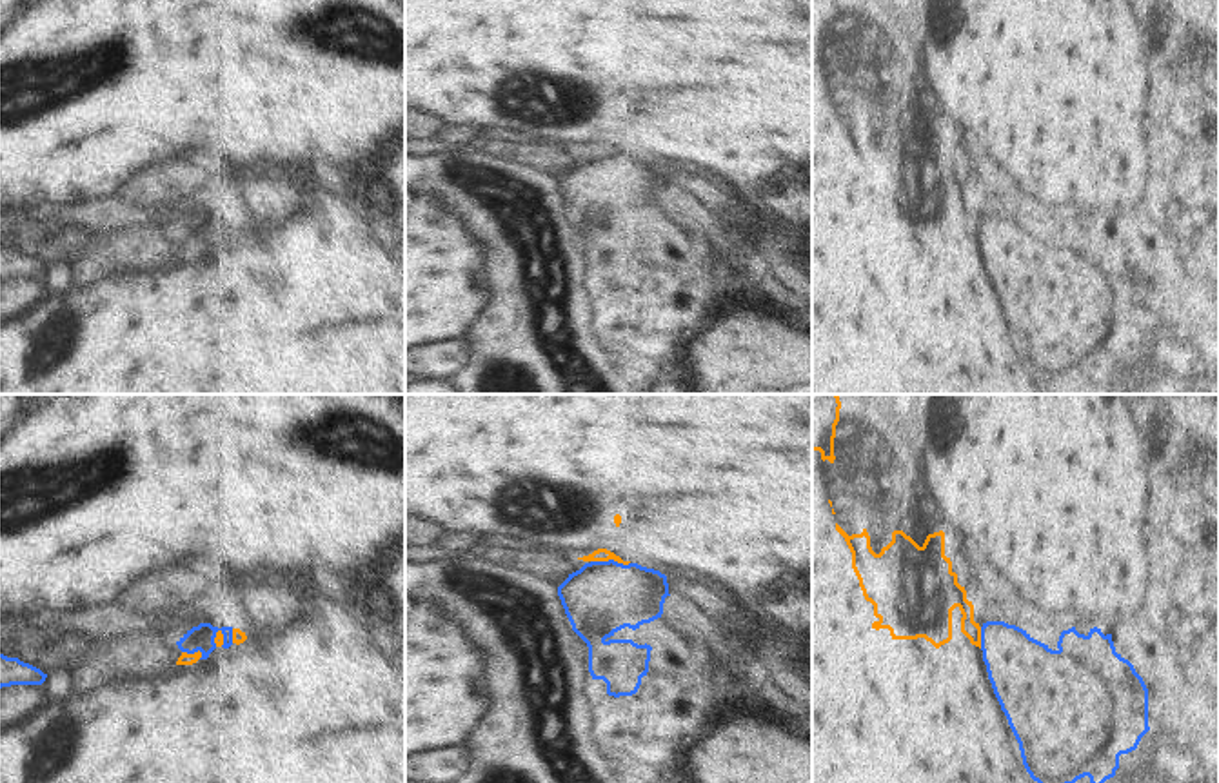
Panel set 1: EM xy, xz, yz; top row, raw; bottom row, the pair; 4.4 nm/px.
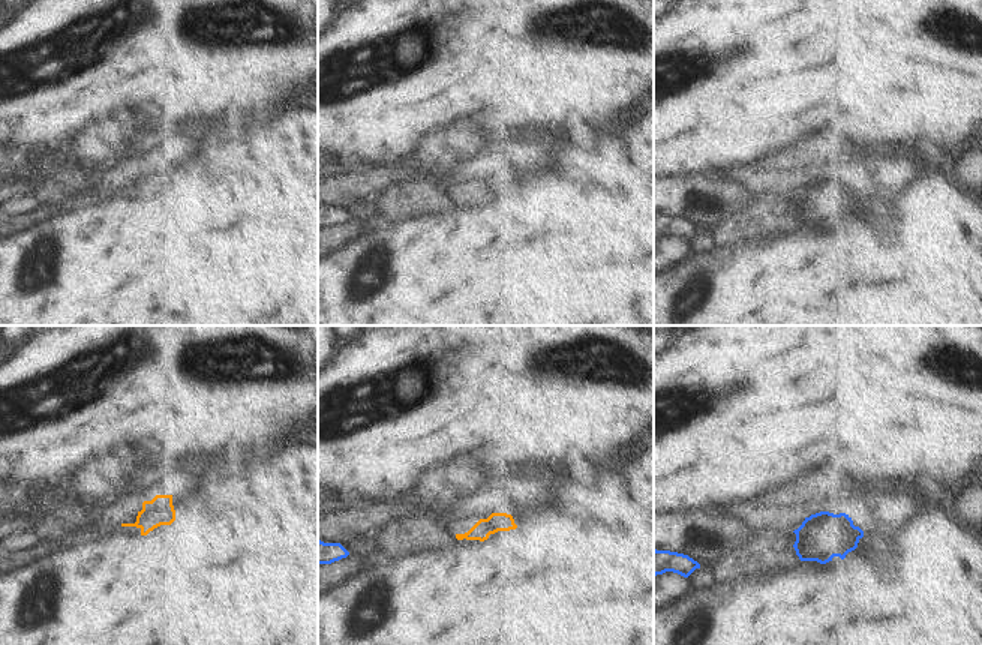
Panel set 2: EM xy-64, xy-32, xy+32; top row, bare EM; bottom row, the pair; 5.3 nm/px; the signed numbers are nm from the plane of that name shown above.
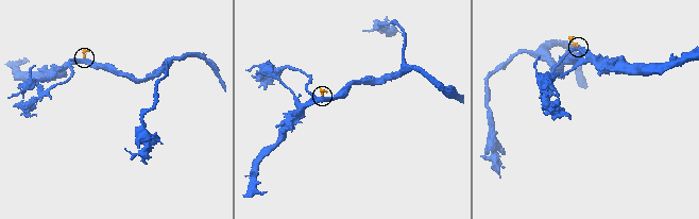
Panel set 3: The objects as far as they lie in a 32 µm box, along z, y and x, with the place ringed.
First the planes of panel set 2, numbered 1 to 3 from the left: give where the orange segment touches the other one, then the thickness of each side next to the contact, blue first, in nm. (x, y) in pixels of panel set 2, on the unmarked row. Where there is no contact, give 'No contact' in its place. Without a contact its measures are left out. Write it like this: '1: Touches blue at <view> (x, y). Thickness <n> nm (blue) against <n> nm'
1: No contact
2: No contact
3: No contact.

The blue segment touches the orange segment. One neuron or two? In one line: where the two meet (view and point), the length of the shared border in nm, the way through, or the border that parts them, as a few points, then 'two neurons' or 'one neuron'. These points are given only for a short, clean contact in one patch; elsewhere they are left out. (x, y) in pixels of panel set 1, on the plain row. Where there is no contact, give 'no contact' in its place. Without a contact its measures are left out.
xz (611, 153) | 180 nm | along xz (591, 153), (629, 157) | two neurons

